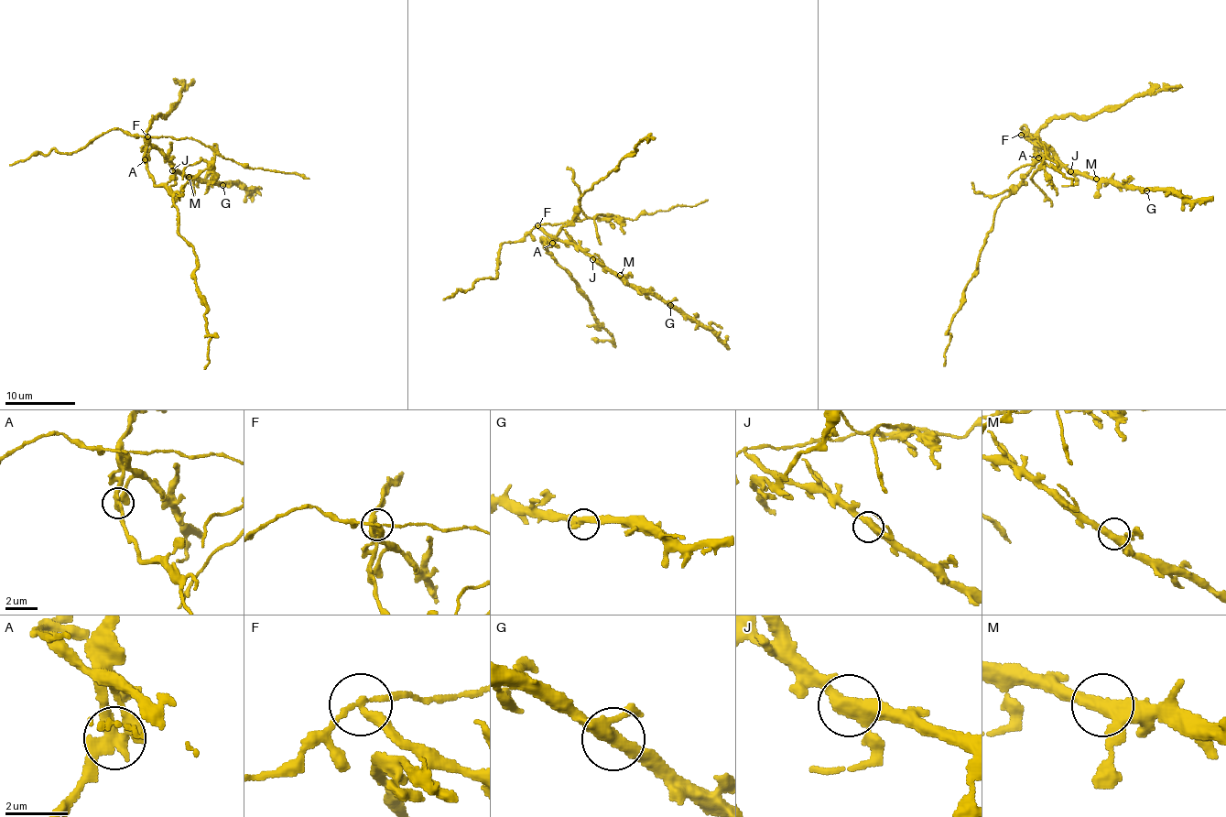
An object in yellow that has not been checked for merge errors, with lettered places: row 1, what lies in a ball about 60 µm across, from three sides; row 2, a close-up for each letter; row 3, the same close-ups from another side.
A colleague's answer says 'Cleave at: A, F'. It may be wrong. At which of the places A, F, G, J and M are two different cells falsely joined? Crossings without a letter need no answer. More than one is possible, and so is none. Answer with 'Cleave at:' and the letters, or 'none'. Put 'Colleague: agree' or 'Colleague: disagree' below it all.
Cleave at: A, F
Colleague: agree

